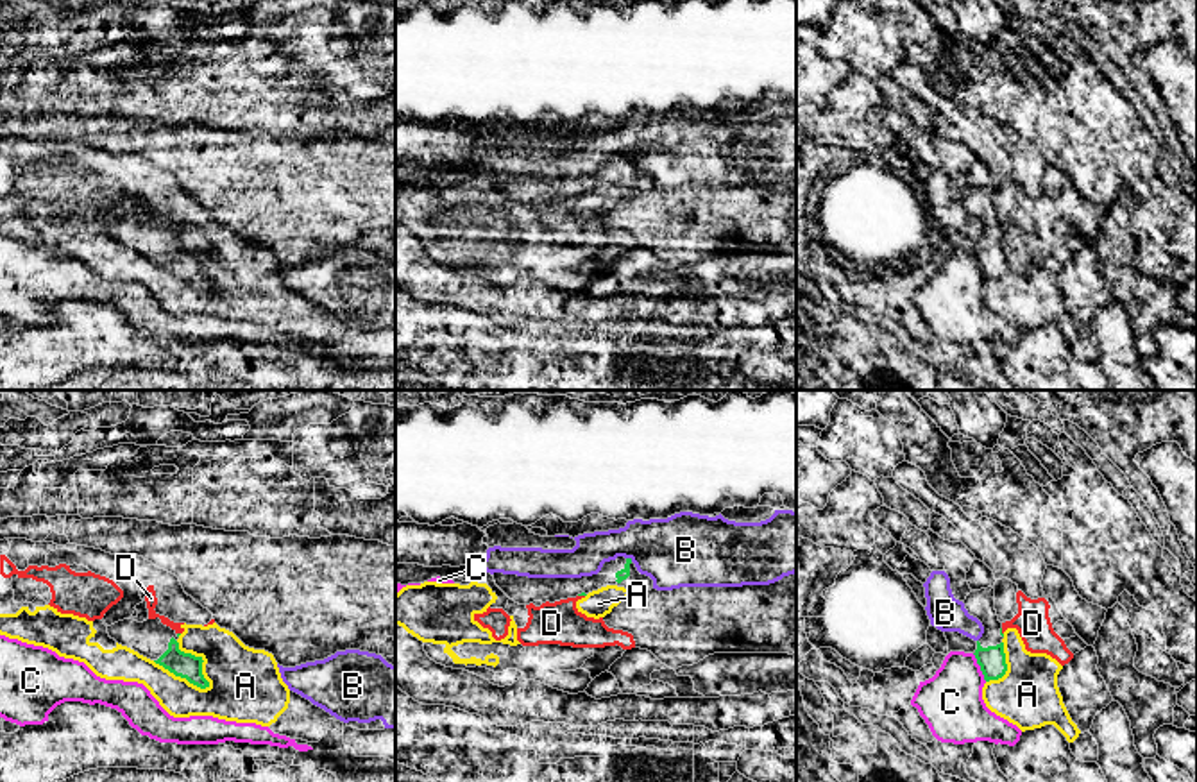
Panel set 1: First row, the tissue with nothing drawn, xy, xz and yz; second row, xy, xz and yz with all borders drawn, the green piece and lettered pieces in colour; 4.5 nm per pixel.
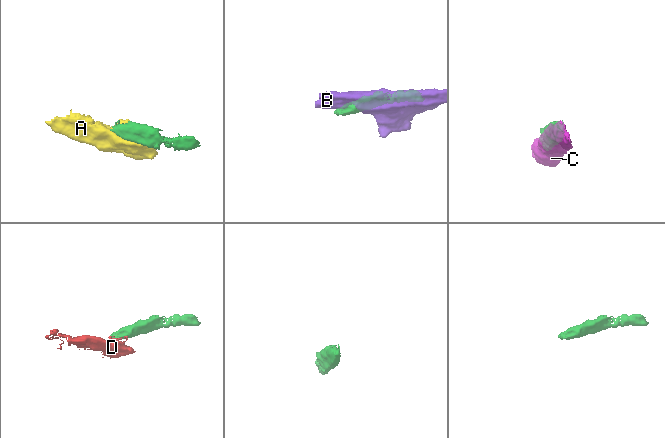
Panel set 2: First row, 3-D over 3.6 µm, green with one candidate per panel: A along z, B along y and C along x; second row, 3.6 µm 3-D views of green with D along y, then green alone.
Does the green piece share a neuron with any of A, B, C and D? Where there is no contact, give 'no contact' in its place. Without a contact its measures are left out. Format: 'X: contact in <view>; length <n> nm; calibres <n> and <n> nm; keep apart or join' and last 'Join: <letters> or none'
A: contact in xy; length 280 nm; calibres 120 and 260 nm; keep apart
B: contact in xz; length 40 nm; calibres 50 and 320 nm; keep apart
C: contact in yz; length 140 nm; calibres 120 and 280 nm; keep apart
D: contact in xz; length 30 nm; calibres 20 and 190 nm; keep apart
Join: none

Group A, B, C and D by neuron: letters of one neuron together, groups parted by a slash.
A D / B / C

